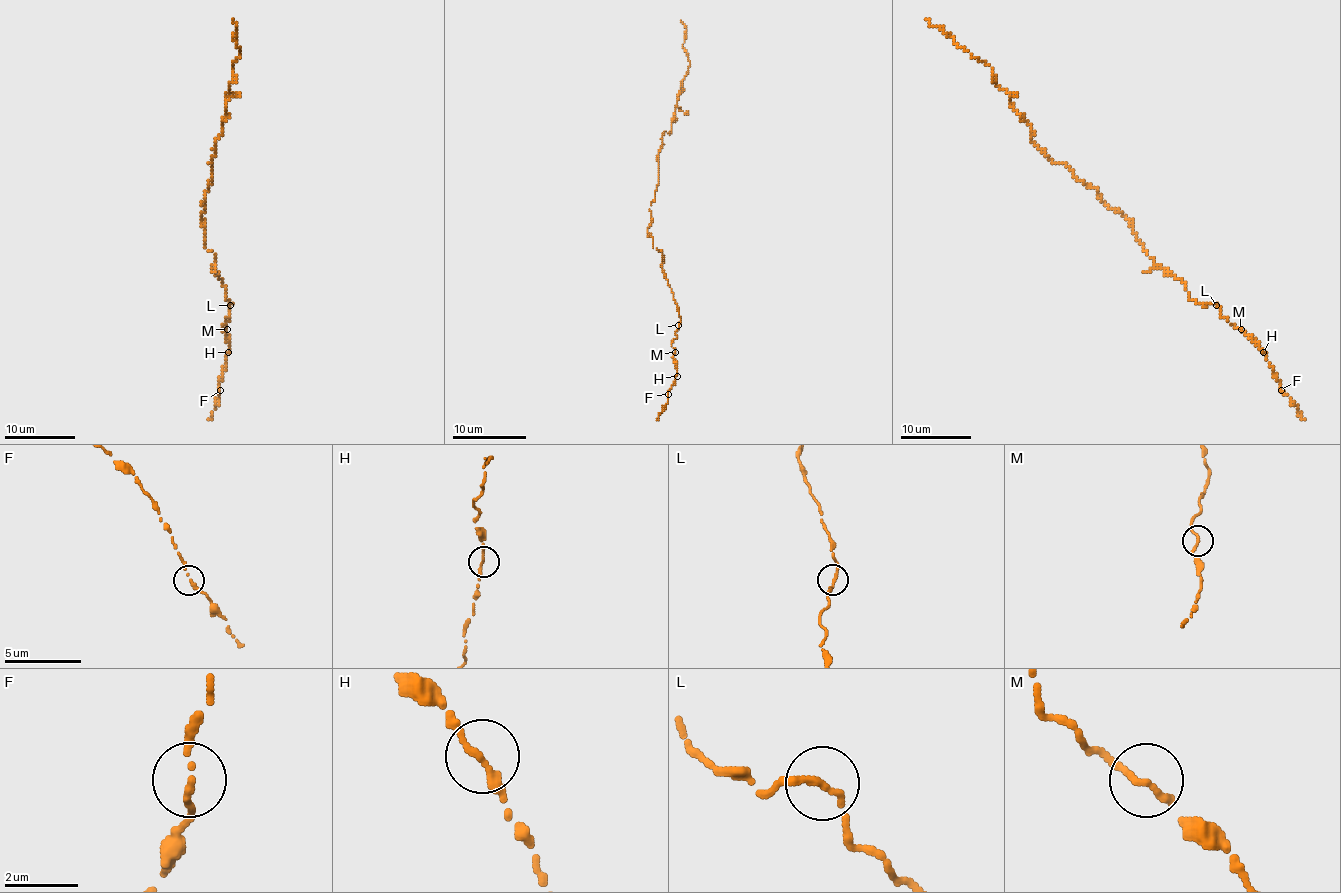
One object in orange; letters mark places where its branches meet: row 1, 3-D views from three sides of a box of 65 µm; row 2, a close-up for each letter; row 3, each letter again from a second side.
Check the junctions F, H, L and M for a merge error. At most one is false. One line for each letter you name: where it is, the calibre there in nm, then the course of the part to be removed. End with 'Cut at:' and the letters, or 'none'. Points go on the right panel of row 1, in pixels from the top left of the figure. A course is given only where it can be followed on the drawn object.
Cut at: none

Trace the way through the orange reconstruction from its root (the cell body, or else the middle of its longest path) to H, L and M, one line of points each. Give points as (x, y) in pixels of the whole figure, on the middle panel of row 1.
H: (647, 231), (653, 248), (664, 255), (664, 277), (681, 318), (671, 344), (677, 376)
L: (647, 231), (653, 239), (653, 248), (664, 255), (662, 270), (673, 292), (681, 318), (679, 326)
M: (647, 231), (653, 248), (664, 255), (664, 277), (681, 318), (671, 344), (675, 352)

